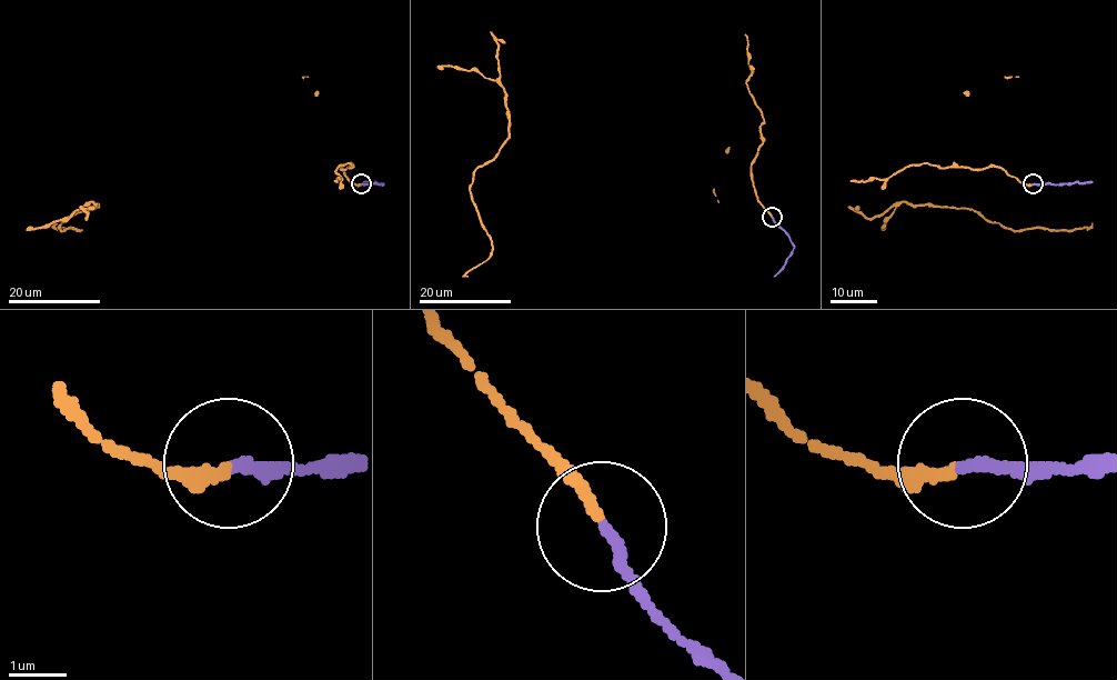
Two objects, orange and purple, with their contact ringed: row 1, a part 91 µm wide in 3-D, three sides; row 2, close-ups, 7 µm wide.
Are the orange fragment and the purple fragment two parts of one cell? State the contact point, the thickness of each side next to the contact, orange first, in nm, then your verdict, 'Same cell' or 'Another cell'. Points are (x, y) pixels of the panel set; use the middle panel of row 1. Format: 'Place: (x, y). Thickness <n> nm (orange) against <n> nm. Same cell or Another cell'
Place: (772, 217). Thickness 220 nm (orange) against 200 nm. Same cell

